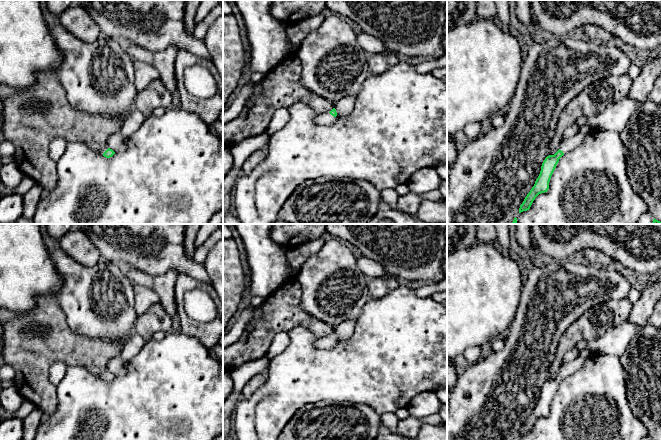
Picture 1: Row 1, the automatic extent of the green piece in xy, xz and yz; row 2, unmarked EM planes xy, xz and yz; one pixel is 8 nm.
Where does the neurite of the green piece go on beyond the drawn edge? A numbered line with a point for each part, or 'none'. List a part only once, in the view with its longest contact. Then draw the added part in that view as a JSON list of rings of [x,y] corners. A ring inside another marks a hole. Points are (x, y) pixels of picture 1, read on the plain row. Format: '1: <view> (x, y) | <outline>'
1: xy (99, 371) | [[[85,367],[92,374],[99,376],[101,379],[109,372],[107,367]]]

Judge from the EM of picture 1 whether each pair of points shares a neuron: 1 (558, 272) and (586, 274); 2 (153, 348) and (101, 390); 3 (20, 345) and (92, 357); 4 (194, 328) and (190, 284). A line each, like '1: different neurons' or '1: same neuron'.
1: same neuron
2: same neuron
3: same neuron
4: same neuron

